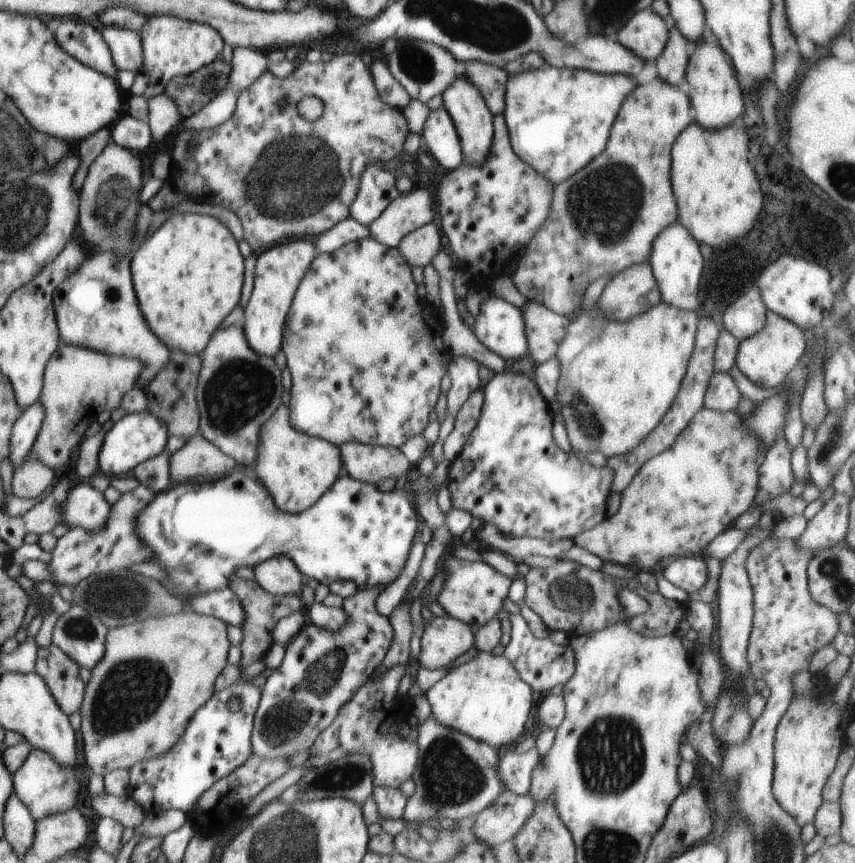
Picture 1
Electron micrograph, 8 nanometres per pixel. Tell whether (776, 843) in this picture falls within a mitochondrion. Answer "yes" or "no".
yes

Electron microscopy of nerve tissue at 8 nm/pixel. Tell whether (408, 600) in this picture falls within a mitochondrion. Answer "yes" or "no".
no

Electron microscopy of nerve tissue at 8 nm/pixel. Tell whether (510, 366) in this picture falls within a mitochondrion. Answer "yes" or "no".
no

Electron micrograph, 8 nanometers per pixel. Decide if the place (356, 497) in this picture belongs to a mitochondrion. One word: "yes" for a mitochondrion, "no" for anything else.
no

